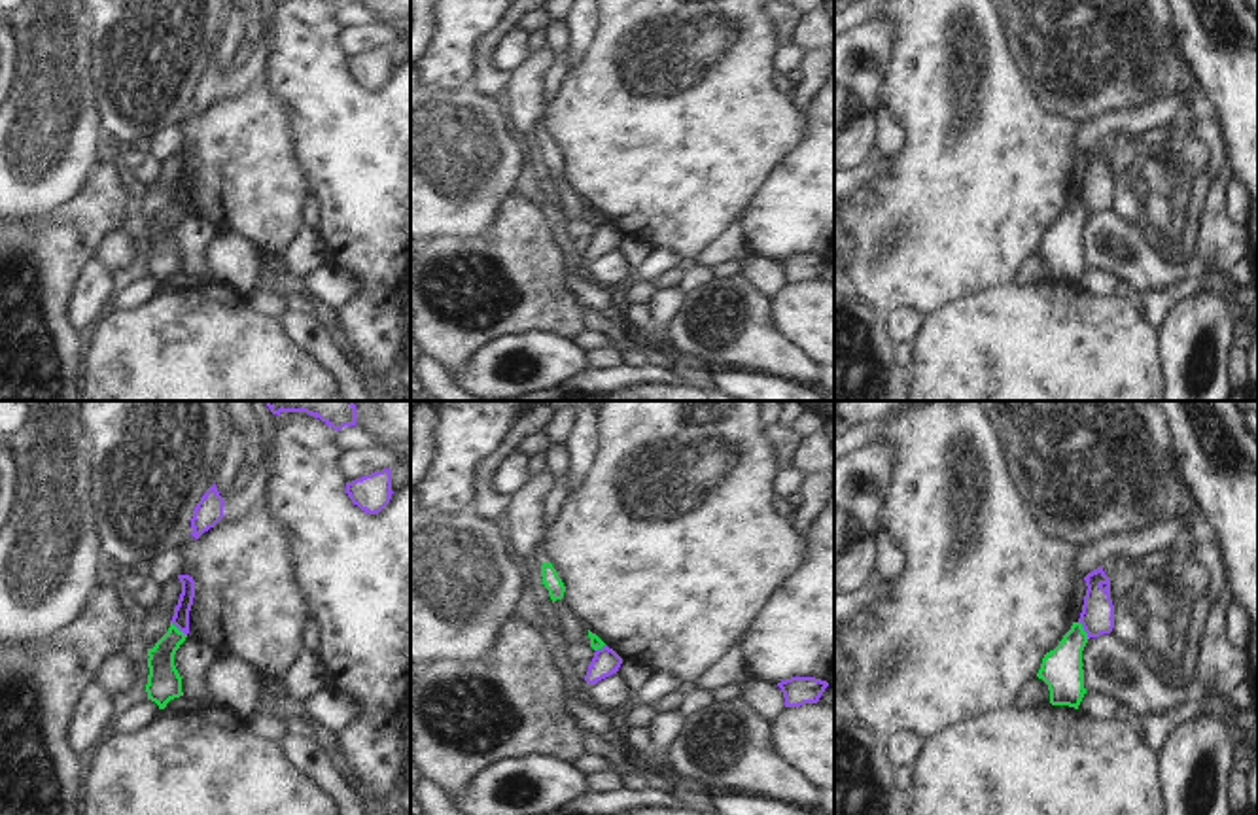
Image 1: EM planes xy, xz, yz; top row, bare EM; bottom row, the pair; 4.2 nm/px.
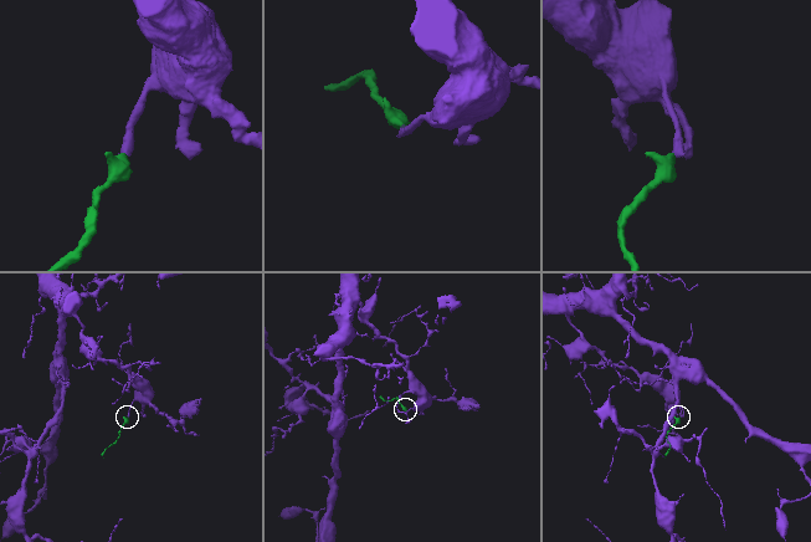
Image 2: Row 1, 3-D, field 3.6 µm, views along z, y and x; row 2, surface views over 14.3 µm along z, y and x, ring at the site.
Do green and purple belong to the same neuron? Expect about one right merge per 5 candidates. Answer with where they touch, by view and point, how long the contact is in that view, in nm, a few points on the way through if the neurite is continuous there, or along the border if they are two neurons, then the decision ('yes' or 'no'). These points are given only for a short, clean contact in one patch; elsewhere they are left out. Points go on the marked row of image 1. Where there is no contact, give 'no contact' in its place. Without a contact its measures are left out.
contact xy (176, 628); length 100 nm; border xy (171, 621), (186, 636); no

